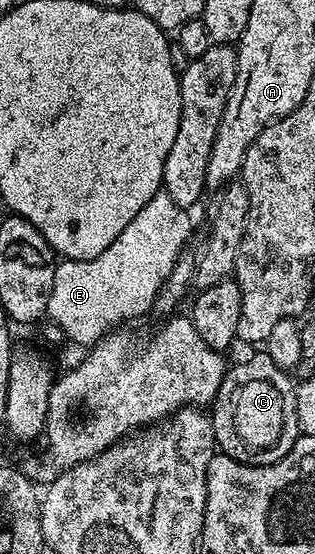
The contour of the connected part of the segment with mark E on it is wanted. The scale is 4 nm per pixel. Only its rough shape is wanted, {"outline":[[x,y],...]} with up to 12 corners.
{"outline":[[159,192],[95,260],[58,261],[47,318],[92,348],[153,310],[190,211]]}

